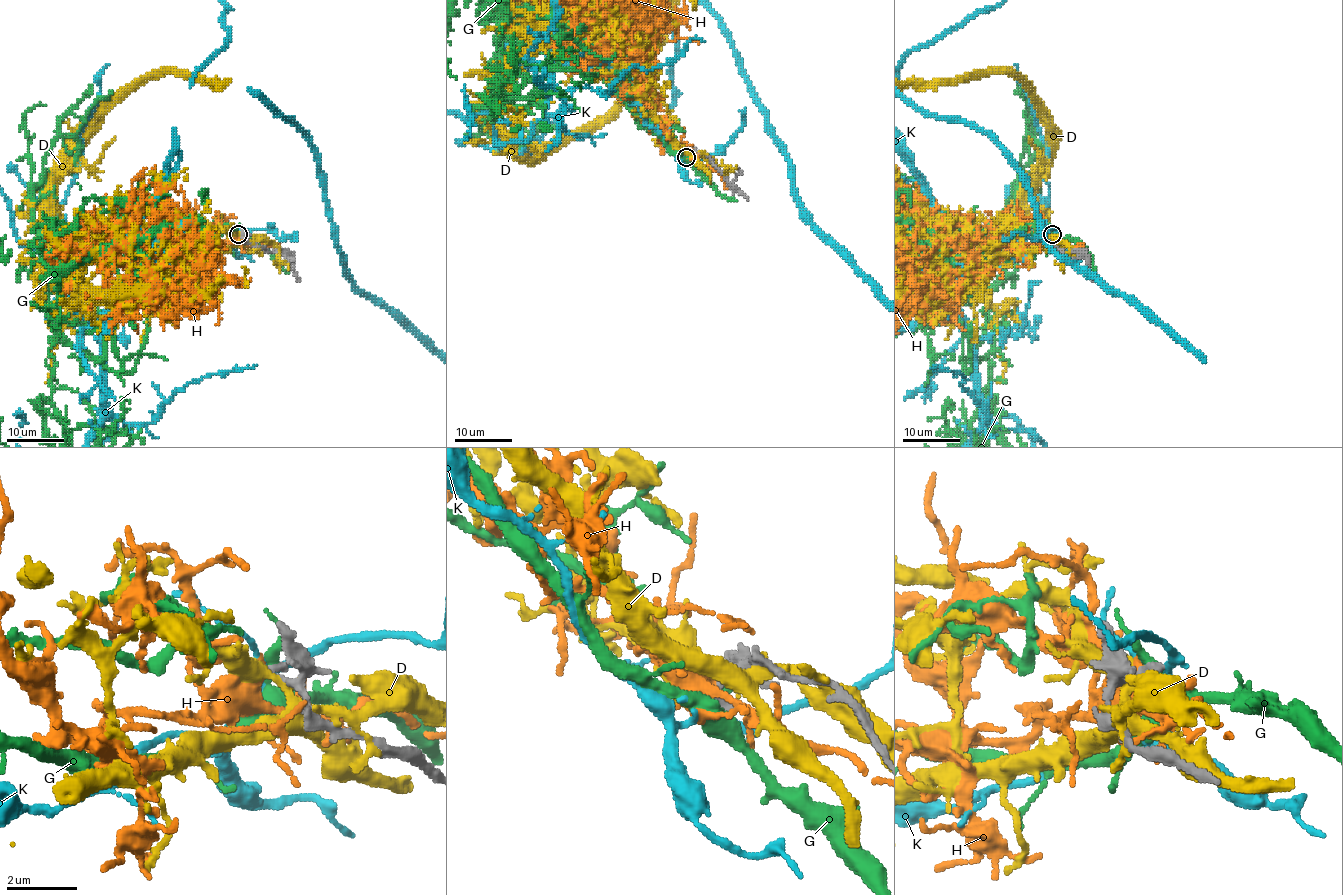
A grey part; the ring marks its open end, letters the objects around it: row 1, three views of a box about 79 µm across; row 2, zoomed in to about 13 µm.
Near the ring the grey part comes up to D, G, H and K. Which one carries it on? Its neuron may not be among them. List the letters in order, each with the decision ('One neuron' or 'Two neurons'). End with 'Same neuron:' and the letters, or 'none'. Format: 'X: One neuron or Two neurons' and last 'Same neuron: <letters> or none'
D: Two neurons
G: Two neurons
H: One neuron
K: Two neurons
Same neuron: H

